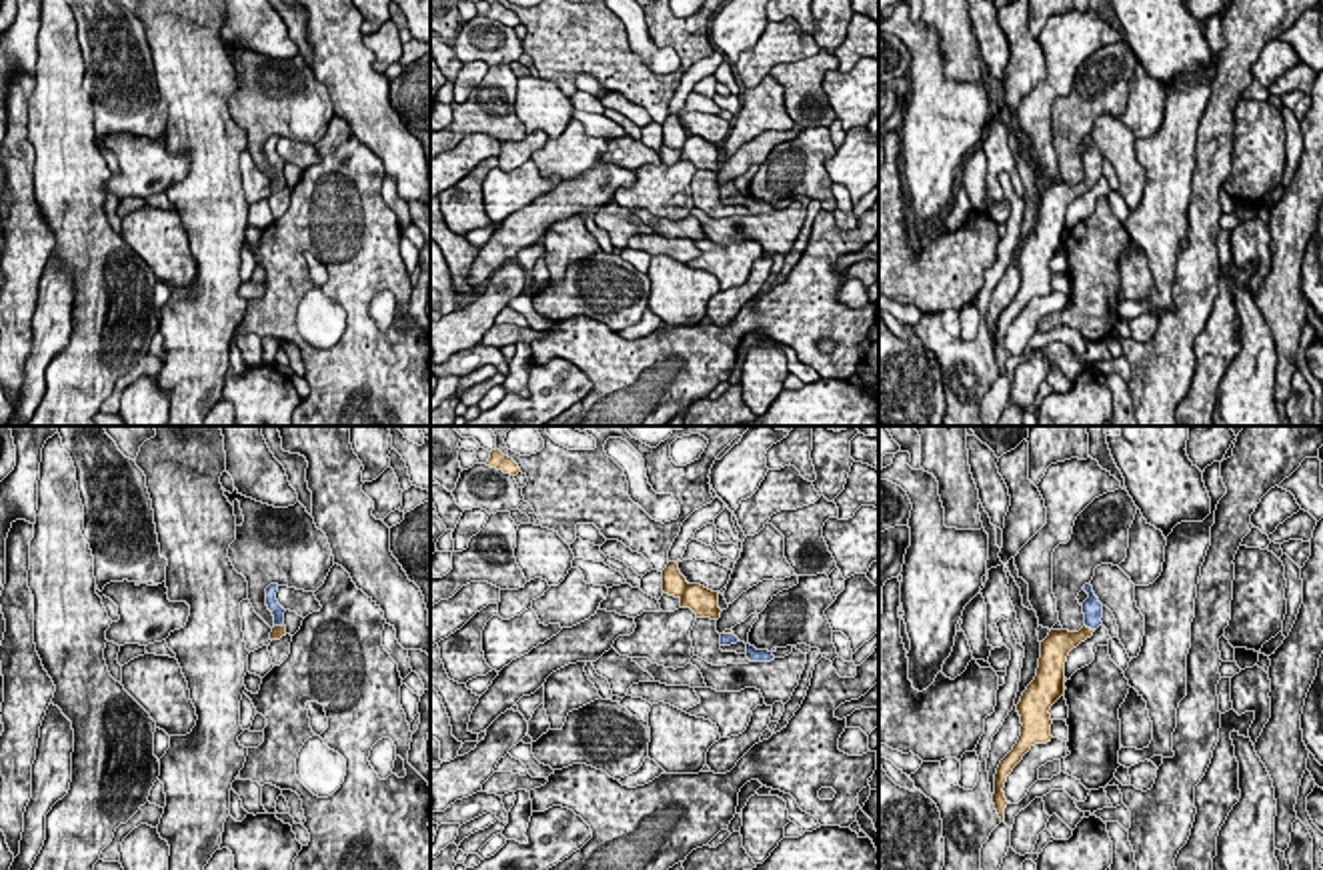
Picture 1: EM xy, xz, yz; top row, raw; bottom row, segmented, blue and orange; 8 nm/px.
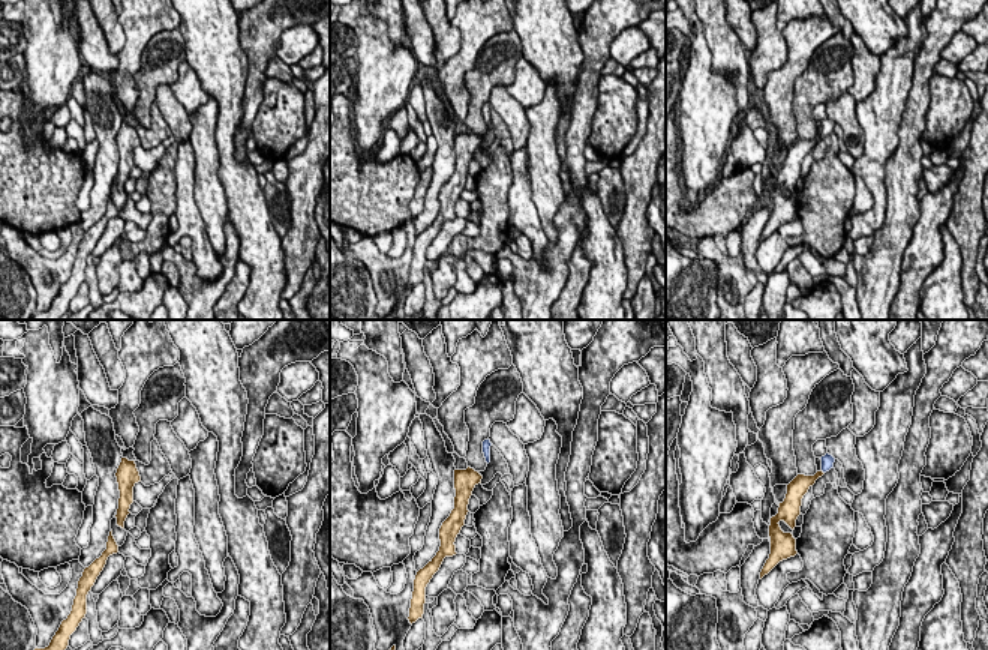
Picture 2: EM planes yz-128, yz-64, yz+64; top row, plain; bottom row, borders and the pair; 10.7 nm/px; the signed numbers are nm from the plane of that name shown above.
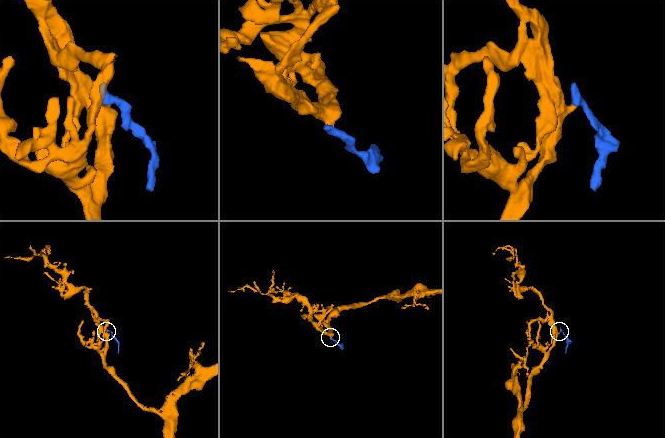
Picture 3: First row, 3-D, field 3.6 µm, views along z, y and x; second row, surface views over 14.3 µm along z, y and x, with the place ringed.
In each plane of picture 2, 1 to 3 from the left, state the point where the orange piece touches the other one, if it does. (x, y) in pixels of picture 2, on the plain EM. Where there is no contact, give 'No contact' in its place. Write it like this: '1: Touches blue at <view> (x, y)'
1: No contact
2: No contact
3: No contact

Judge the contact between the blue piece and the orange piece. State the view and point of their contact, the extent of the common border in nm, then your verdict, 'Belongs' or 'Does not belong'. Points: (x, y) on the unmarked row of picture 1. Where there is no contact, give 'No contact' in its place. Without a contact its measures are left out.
Touches blue at yz (1089, 178). Shared border 100 nm. Belongs

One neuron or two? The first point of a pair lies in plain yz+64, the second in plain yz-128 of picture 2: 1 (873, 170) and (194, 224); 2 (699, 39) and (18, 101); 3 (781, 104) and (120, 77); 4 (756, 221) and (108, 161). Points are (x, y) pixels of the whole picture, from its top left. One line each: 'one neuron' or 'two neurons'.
1: two neurons
2: two neurons
3: one neuron
4: one neuron

